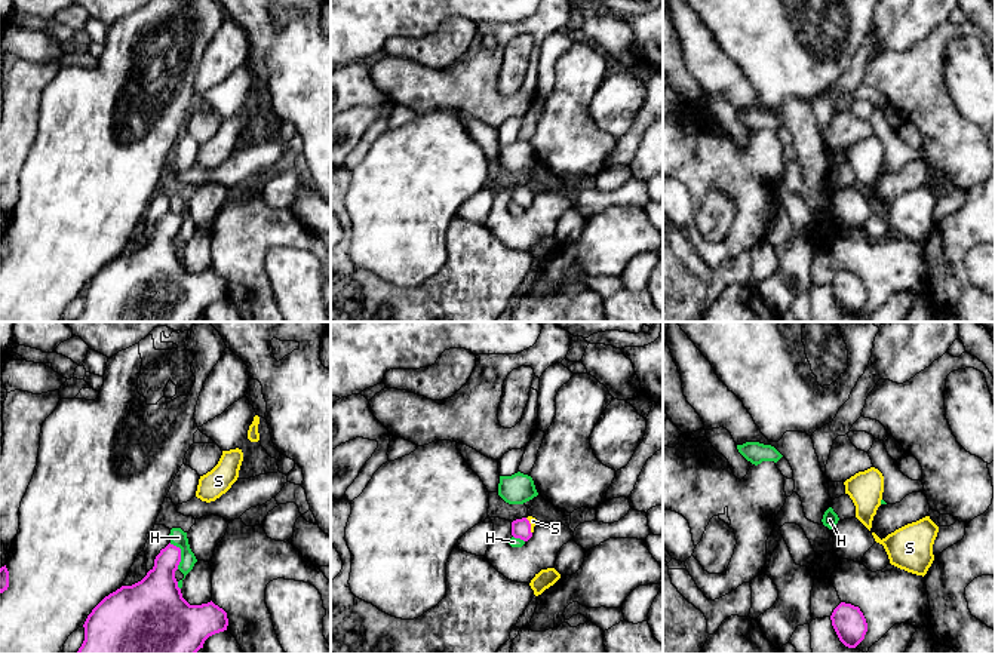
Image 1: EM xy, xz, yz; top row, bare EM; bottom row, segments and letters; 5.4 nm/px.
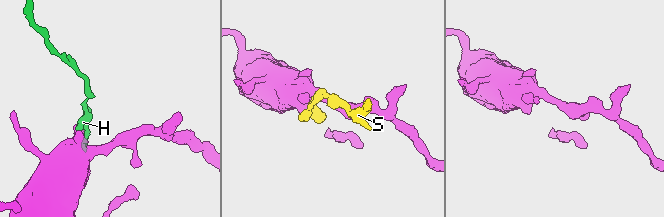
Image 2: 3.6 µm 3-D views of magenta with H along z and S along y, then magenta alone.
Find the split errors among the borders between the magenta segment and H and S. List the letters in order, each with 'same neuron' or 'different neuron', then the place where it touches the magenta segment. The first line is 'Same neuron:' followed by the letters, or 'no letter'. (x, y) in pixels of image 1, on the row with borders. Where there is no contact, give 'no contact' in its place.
Same neuron: S
H: different neuron | xy (180, 553)
S: same neuron | xz (530, 525)

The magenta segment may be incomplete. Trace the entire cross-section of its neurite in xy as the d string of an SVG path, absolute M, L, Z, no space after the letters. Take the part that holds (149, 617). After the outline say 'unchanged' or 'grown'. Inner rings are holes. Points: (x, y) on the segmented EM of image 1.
M169 543L141 581L105 596L87 615L85 641L74 654L196 654L209 636L227 630L228 618L222 608L212 601L190 605L182 598L175 578L179 562L181 549Z | unchanged

